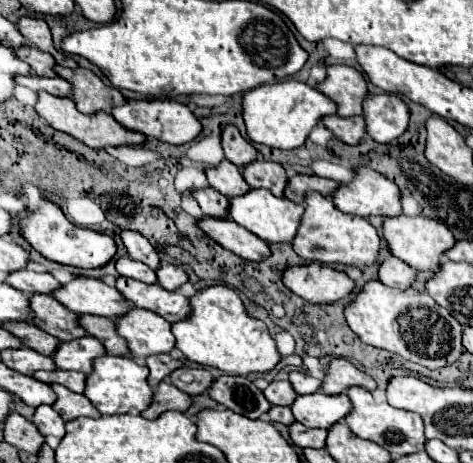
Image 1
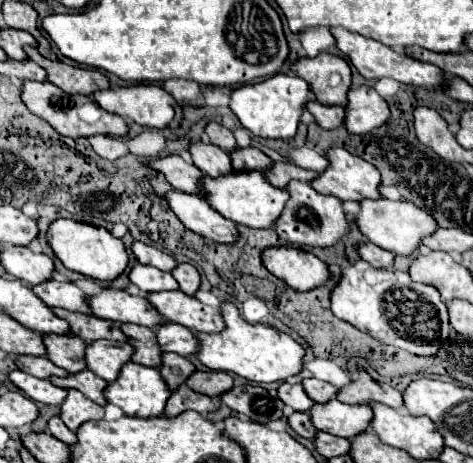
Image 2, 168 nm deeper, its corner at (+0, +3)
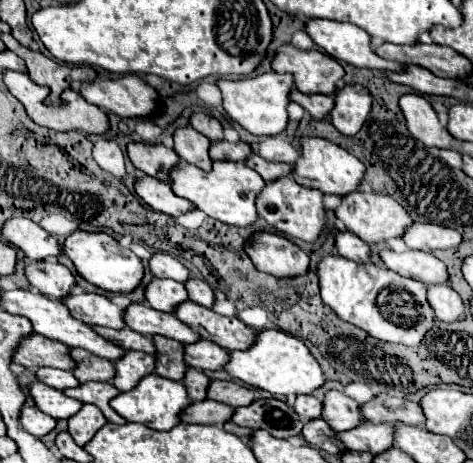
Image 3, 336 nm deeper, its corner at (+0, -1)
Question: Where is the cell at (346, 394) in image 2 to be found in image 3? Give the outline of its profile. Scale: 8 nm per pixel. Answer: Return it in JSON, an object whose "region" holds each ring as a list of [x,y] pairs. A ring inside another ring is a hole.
{"region":[[[382,392],[374,400],[366,402],[362,406],[362,414],[368,422],[374,422],[374,424],[380,424],[380,422],[388,422],[388,424],[404,422],[410,426],[424,424],[424,412],[420,408],[420,404],[414,404],[406,398],[390,396],[386,392]]]}

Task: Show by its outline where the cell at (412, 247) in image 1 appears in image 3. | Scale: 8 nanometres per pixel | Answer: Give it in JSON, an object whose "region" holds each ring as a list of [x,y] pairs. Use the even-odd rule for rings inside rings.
{"region":[[[350,192],[348,196],[342,196],[342,204],[334,210],[336,218],[358,238],[364,242],[380,242],[380,240],[390,240],[398,238],[406,232],[406,228],[412,224],[412,218],[392,196],[386,194],[368,194],[368,192]]]}

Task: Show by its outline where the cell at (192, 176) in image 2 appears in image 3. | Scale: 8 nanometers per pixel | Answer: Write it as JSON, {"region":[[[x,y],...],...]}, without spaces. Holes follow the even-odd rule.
{"region":[[[130,142],[126,146],[132,164],[148,176],[158,180],[168,180],[168,172],[178,164],[178,154],[164,144],[146,144],[146,142]]]}

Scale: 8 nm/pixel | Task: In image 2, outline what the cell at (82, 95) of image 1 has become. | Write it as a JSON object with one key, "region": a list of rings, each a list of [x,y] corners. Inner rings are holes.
{"region":[[[26,46],[24,50],[26,50],[30,60],[40,64],[48,72],[48,82],[56,84],[58,88],[62,88],[64,92],[68,92],[72,96],[74,94],[92,96],[98,90],[108,90],[110,88],[108,78],[98,70],[68,66],[60,60],[48,60],[36,48],[30,48],[30,46]]]}

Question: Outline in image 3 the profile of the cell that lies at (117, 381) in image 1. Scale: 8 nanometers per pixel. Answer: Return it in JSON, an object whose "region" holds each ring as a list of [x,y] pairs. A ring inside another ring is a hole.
{"region":[[[158,374],[146,376],[134,390],[122,392],[110,402],[110,406],[128,422],[140,422],[154,430],[172,430],[176,424],[180,424],[180,414],[190,404],[192,400],[188,400],[188,392],[182,382],[172,382]]]}

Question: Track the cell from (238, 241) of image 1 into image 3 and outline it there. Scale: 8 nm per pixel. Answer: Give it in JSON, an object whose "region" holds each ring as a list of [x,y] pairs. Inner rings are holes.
{"region":[[[136,176],[136,182],[134,182],[134,192],[144,200],[144,204],[148,204],[152,210],[156,212],[162,212],[162,214],[168,214],[172,218],[178,218],[180,214],[188,212],[188,210],[194,210],[194,206],[176,196],[170,188],[168,182],[160,182],[152,176]]]}

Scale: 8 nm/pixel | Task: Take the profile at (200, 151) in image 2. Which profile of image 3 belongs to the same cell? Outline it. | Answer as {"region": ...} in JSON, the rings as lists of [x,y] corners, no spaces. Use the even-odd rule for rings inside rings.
{"region":[[[184,126],[174,132],[176,154],[202,170],[210,170],[210,164],[212,164],[208,156],[208,146],[210,146],[210,140],[204,134],[196,132],[192,126]]]}

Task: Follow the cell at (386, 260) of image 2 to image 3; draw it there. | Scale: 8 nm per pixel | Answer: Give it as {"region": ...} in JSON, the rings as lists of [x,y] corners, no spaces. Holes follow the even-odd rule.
{"region":[[[338,232],[334,236],[334,244],[336,244],[336,250],[340,256],[348,258],[348,260],[354,260],[354,262],[370,262],[370,248],[364,240],[360,240],[356,234],[352,232]]]}

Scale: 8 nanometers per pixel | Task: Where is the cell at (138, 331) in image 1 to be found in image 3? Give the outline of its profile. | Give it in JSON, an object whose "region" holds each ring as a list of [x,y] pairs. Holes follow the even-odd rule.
{"region":[[[198,340],[186,346],[186,364],[196,370],[224,370],[224,364],[228,364],[228,350],[210,340]]]}

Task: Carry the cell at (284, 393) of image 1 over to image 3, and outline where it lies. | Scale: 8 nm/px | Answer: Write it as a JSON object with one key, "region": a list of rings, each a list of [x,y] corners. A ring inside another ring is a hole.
{"region":[[[296,396],[294,410],[306,420],[320,418],[322,416],[322,402],[318,398],[314,398],[314,396]]]}

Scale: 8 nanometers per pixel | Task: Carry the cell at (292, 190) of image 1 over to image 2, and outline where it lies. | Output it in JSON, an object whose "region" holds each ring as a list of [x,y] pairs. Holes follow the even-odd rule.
{"region":[[[274,162],[272,168],[268,168],[268,172],[266,172],[266,180],[268,180],[272,186],[284,190],[290,180],[312,182],[312,180],[316,178],[316,174],[318,174],[318,172],[300,168],[300,166],[290,164],[290,162]]]}

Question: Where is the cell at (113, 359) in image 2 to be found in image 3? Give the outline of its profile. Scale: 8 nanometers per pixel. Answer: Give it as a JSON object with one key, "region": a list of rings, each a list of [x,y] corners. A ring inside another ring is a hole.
{"region":[[[128,350],[124,358],[120,358],[120,360],[114,362],[114,366],[116,366],[116,378],[112,380],[112,384],[120,392],[128,392],[144,376],[148,376],[148,374],[154,372],[154,368],[156,368],[156,356]]]}

